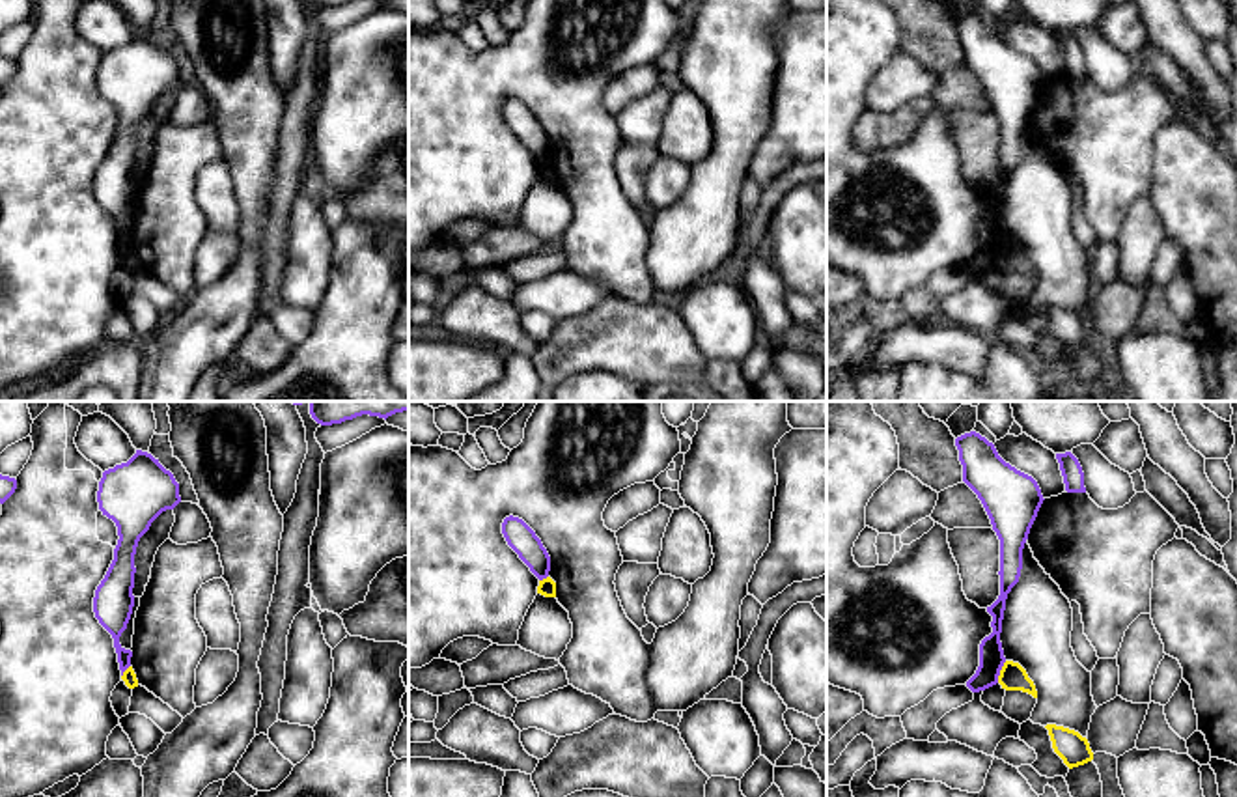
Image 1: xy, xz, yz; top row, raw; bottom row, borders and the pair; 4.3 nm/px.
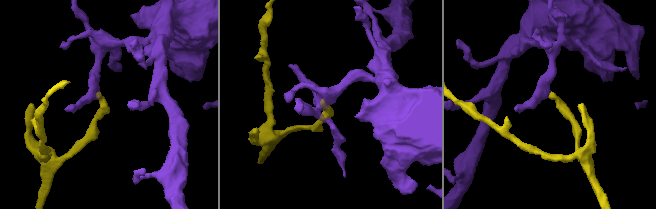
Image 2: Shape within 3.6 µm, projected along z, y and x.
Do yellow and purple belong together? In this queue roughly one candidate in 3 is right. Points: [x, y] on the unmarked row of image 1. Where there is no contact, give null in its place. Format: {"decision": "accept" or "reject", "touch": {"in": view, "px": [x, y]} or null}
{"decision": "reject", "touch": {"in": "yz", "px": [1000, 254]}}

